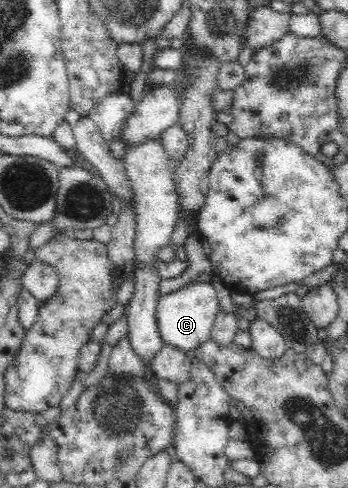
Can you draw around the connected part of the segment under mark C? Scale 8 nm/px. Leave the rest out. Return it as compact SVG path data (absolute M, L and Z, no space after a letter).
M190 282L183 288L160 296L156 309L157 326L164 344L170 344L183 352L194 350L210 339L211 327L219 310L217 291L211 282Z

